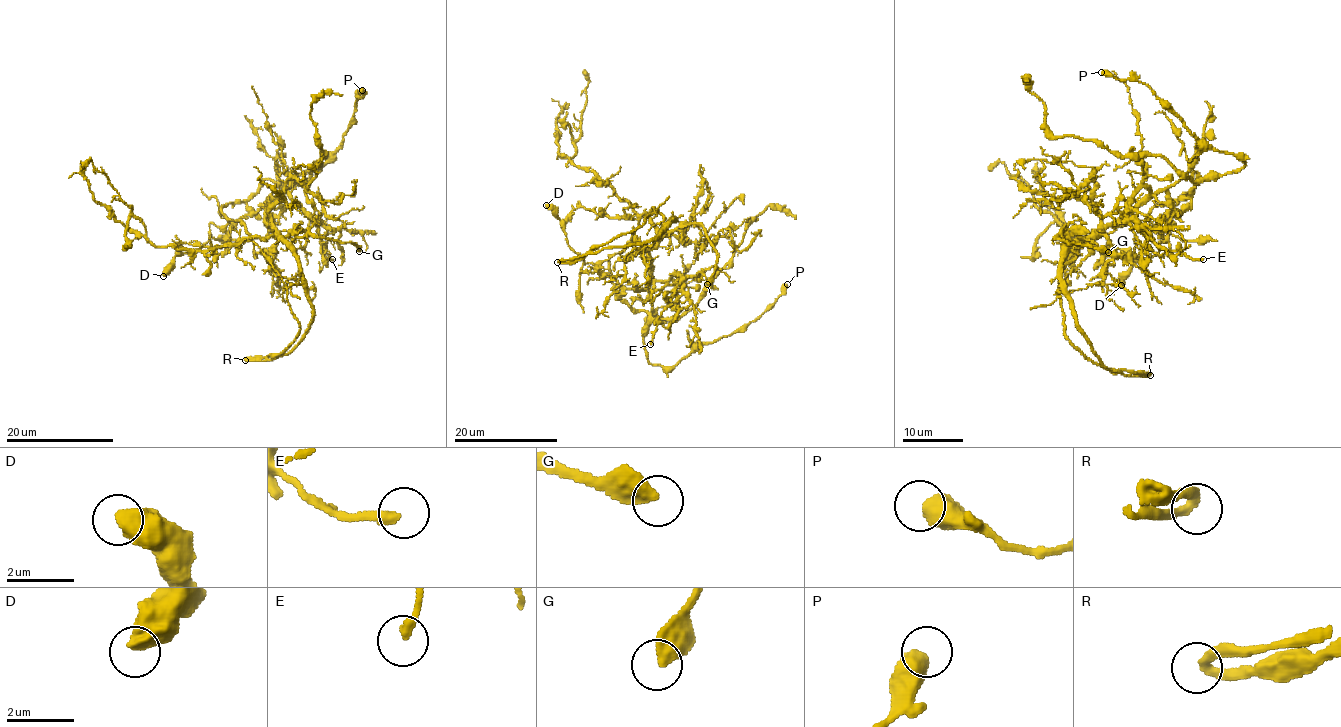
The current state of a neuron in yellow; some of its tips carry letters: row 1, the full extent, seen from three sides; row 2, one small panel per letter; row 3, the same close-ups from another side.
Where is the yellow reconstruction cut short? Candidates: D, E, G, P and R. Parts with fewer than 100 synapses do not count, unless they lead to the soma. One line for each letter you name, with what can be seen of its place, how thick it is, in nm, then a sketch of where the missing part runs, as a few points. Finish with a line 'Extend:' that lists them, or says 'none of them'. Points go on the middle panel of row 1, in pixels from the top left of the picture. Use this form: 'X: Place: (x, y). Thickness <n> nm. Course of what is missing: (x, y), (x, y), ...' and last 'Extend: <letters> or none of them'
G: Place: (707, 284). Thickness 440 nm
Extend: G

